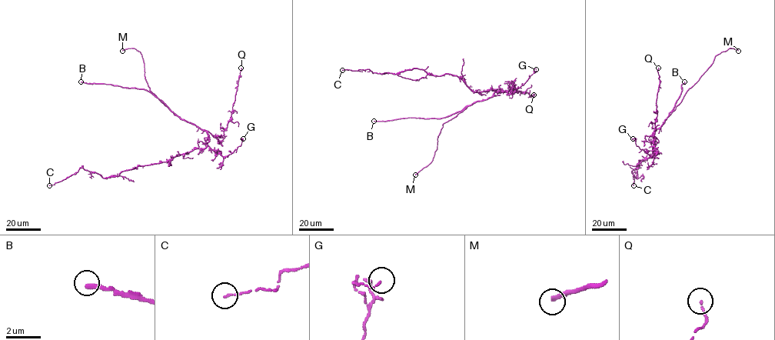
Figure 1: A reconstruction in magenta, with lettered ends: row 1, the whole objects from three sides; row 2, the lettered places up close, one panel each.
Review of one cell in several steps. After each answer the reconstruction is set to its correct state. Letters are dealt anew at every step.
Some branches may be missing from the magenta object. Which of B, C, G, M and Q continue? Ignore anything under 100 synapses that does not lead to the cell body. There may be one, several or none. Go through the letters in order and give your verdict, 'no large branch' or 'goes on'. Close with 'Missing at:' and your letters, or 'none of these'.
B: goes on
C: no large branch
G: no large branch
M: goes on
Q: no large branch
Missing at: B, M

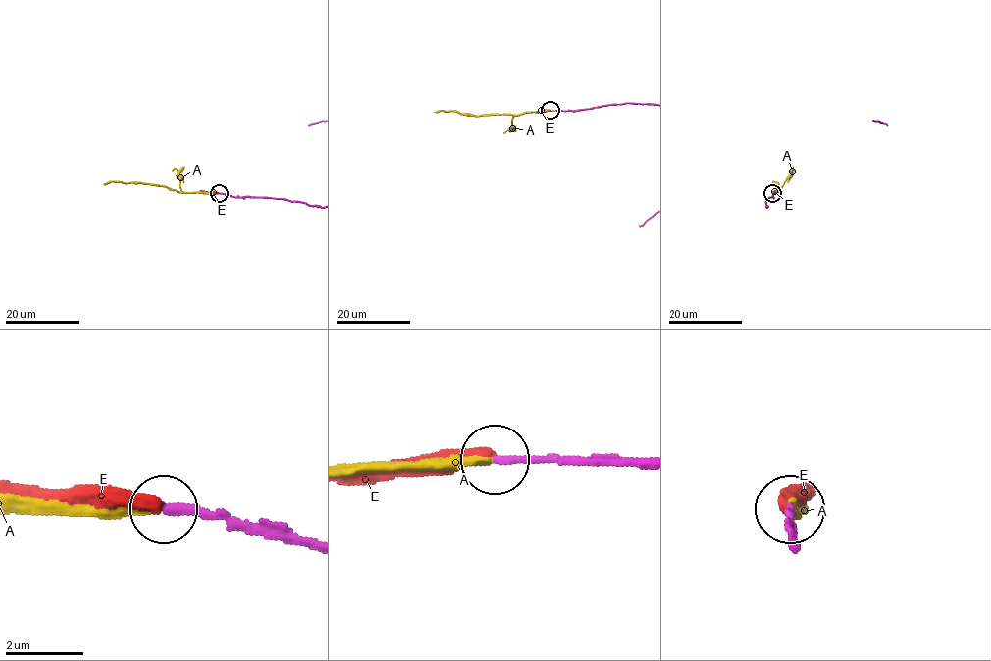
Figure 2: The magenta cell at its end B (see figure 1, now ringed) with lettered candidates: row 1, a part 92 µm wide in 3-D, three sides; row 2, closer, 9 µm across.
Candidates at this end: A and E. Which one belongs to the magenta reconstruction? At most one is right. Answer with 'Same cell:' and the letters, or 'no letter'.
Same cell: A

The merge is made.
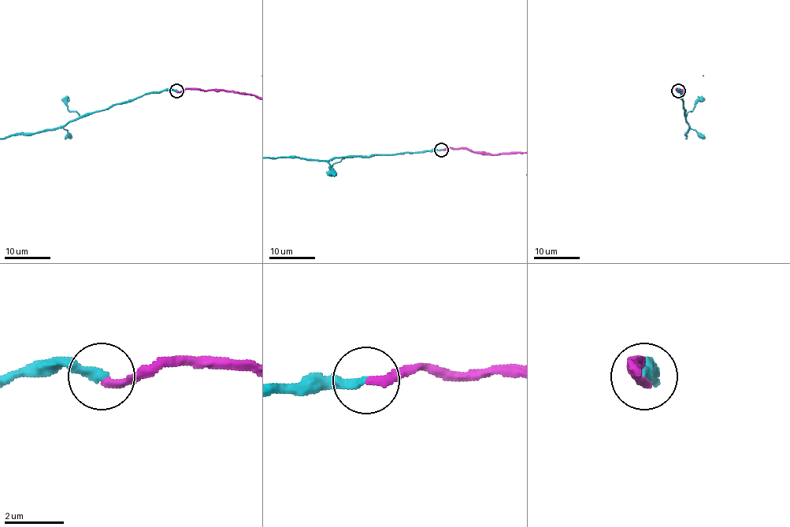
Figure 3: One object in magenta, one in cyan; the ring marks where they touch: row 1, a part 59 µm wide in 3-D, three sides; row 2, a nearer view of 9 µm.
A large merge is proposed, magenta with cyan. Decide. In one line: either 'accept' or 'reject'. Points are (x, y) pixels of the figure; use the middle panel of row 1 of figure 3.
accept

